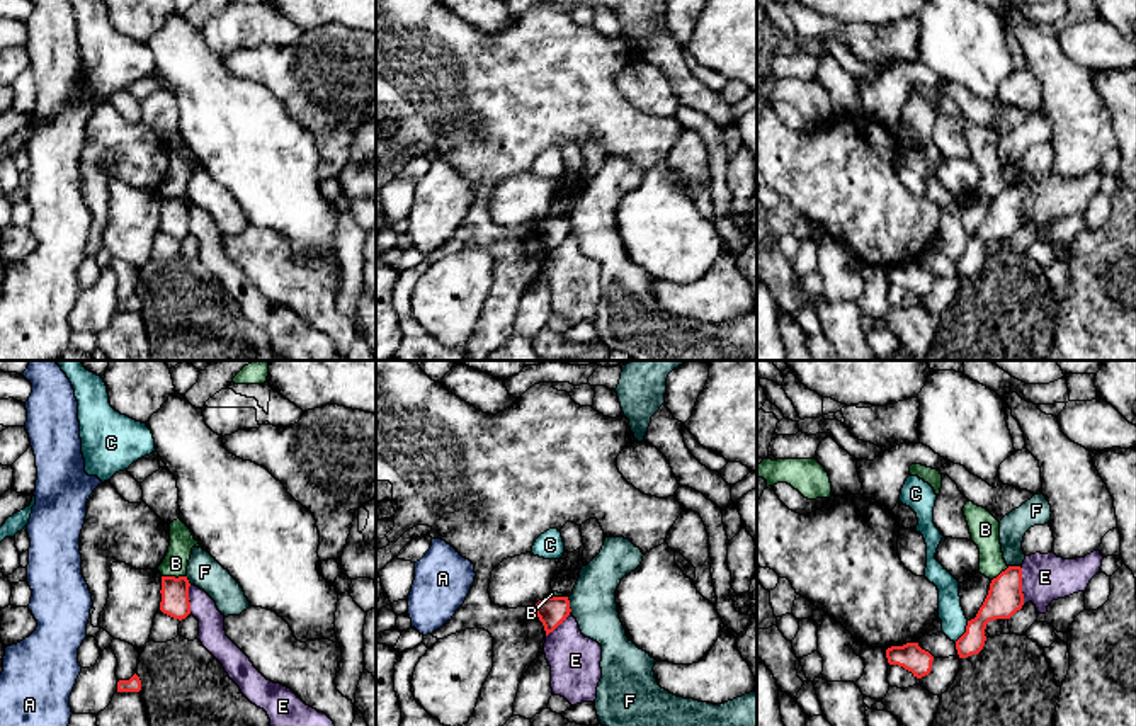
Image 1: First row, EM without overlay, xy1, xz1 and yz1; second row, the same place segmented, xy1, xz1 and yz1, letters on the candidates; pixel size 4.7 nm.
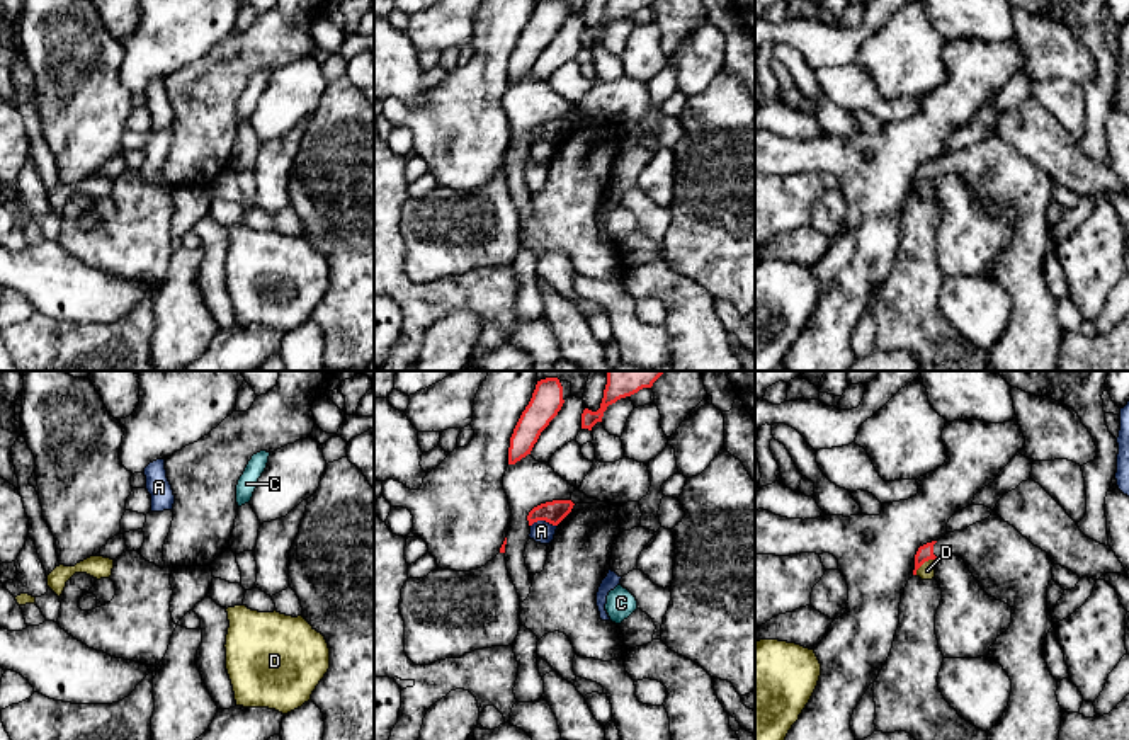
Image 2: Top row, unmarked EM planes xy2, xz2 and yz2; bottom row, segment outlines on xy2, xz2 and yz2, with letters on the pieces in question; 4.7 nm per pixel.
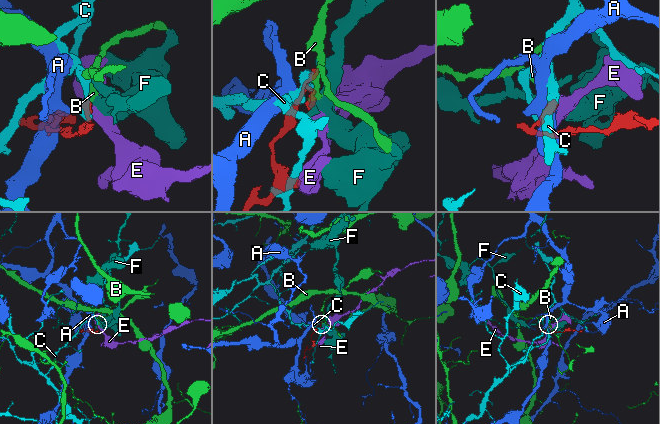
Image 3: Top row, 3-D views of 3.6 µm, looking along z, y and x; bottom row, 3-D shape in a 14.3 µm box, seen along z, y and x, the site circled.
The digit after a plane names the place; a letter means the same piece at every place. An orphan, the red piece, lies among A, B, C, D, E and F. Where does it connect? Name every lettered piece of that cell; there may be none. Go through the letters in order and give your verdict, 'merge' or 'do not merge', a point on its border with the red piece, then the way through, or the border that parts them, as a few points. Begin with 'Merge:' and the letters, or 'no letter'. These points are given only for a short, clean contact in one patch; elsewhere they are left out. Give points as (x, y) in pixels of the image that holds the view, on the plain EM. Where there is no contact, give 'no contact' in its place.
Merge: no letter
A: do not merge; contact xz2 (543, 138); border xz2 (556, 143), (536, 140), (531, 145)
B: do not merge; contact xy1 (174, 196); border xy1 (162, 194), (186, 196)
C: do not merge; contact yz1 (966, 250); border yz1 (968, 240), (966, 249), (954, 260)
D: do not merge; contact yz2 (924, 181); border yz2 (936, 177), (929, 177), (915, 193)
E: do not merge; contact yz1 (1021, 206); border yz1 (1019, 186), (1022, 225)
F: do not merge; contact xz1 (568, 225); border xz1 (567, 216), (570, 232)

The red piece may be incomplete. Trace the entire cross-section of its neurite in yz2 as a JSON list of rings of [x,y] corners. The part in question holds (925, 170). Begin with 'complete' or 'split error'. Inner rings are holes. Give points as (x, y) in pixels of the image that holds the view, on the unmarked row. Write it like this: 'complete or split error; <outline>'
split error; [[[995,129],[981,141],[964,150],[947,151],[939,160],[927,162],[915,174],[915,189],[928,179],[956,174],[978,199],[979,206],[996,219],[1012,226],[1010,247],[990,265],[988,277],[1003,286],[1012,299],[1008,325],[1000,340],[988,350],[986,371],[1058,371],[1063,328],[1058,322],[1058,299],[1044,279],[1044,260],[1052,247],[1047,228],[1047,204],[1052,199],[1052,180],[1046,170],[1034,165]]]

